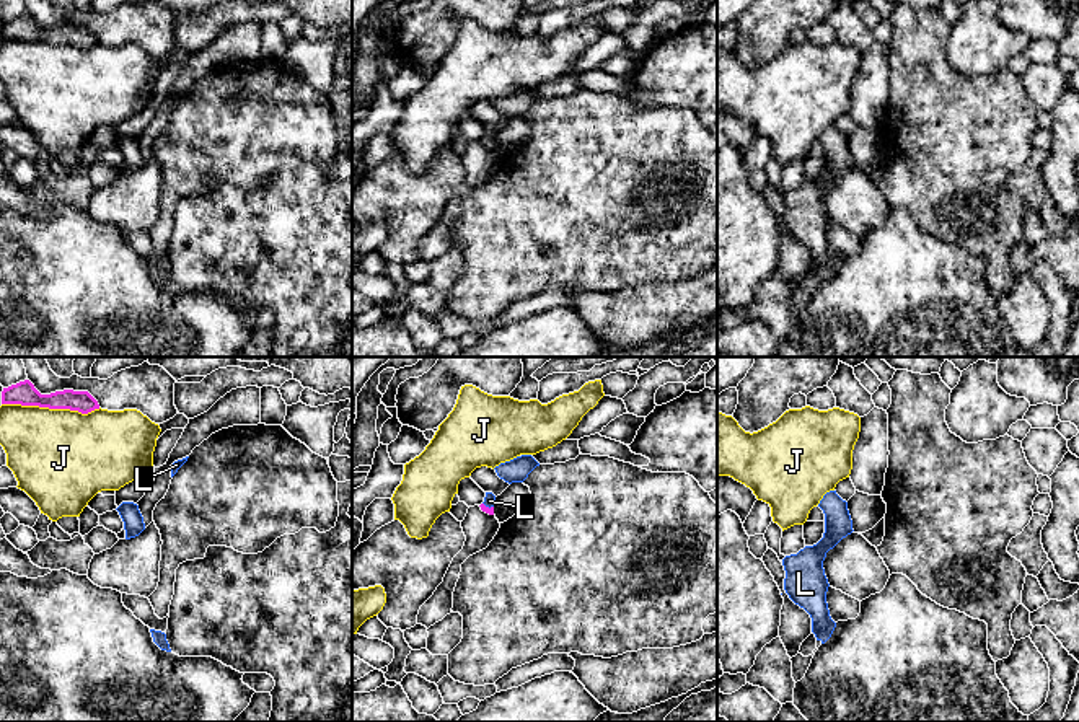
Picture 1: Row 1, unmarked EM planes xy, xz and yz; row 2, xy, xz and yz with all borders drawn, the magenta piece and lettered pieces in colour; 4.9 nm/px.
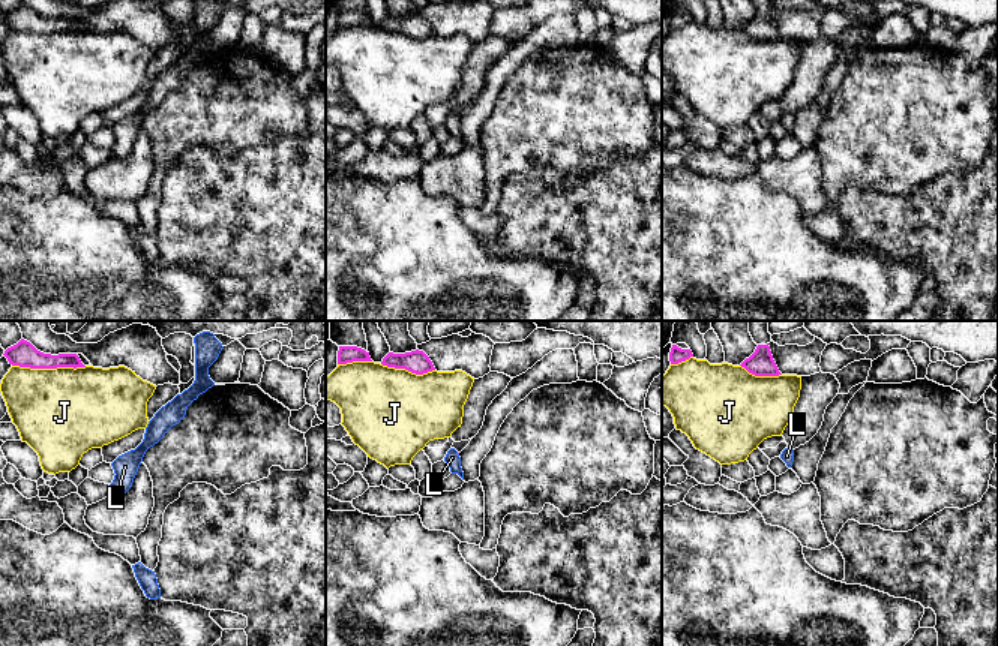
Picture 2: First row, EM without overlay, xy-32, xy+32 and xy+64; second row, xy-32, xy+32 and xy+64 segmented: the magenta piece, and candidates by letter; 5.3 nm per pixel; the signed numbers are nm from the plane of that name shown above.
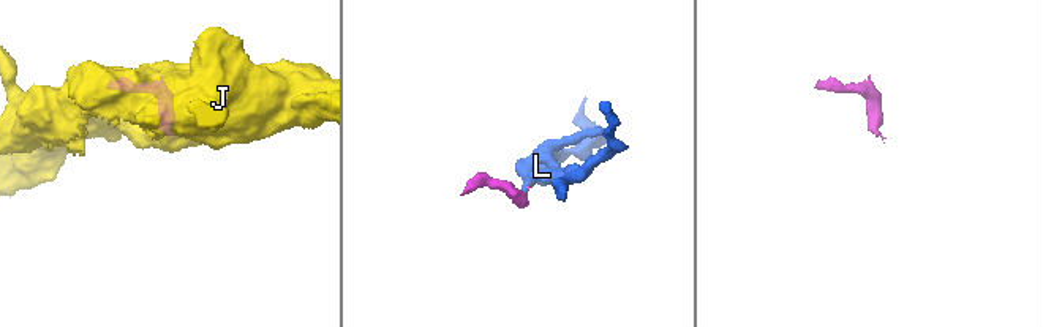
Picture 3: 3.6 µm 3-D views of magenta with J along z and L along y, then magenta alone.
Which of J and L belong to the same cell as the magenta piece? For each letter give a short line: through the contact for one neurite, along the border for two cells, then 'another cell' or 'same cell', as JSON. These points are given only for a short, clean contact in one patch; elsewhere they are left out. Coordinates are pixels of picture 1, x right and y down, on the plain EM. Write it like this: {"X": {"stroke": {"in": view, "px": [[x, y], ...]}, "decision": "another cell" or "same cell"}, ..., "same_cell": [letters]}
{"J": {"decision": "another cell"}, "L": {"stroke": {"in": "xz", "px": [[483, 142], [488, 142], [489, 136]]}, "decision": "same cell"}, "same_cell": ["L"]}

